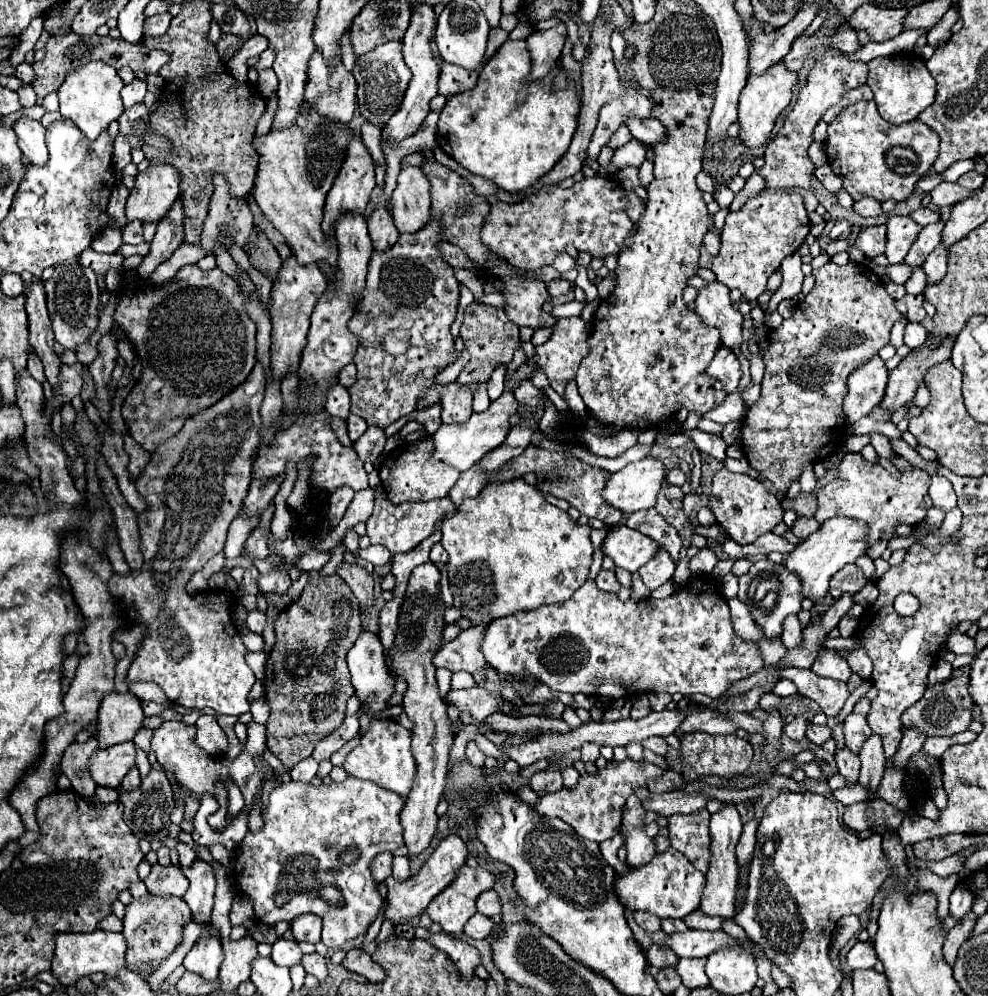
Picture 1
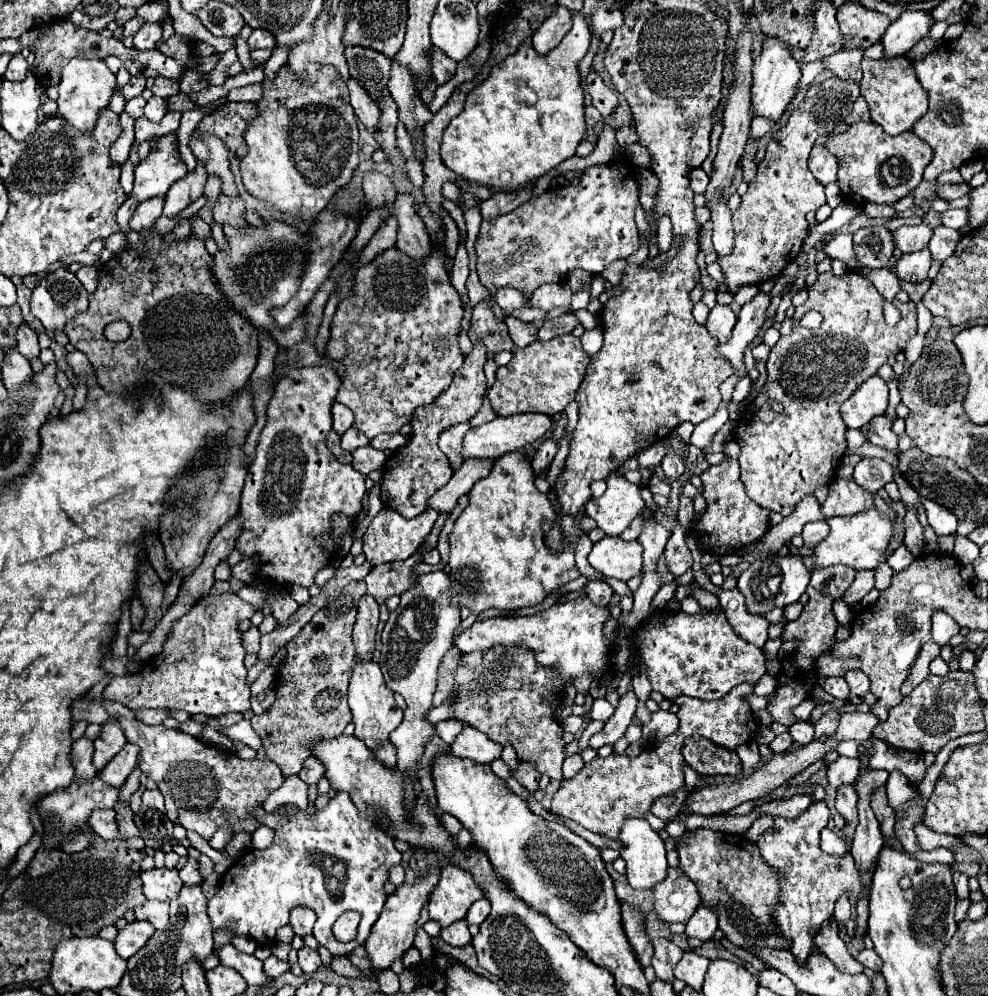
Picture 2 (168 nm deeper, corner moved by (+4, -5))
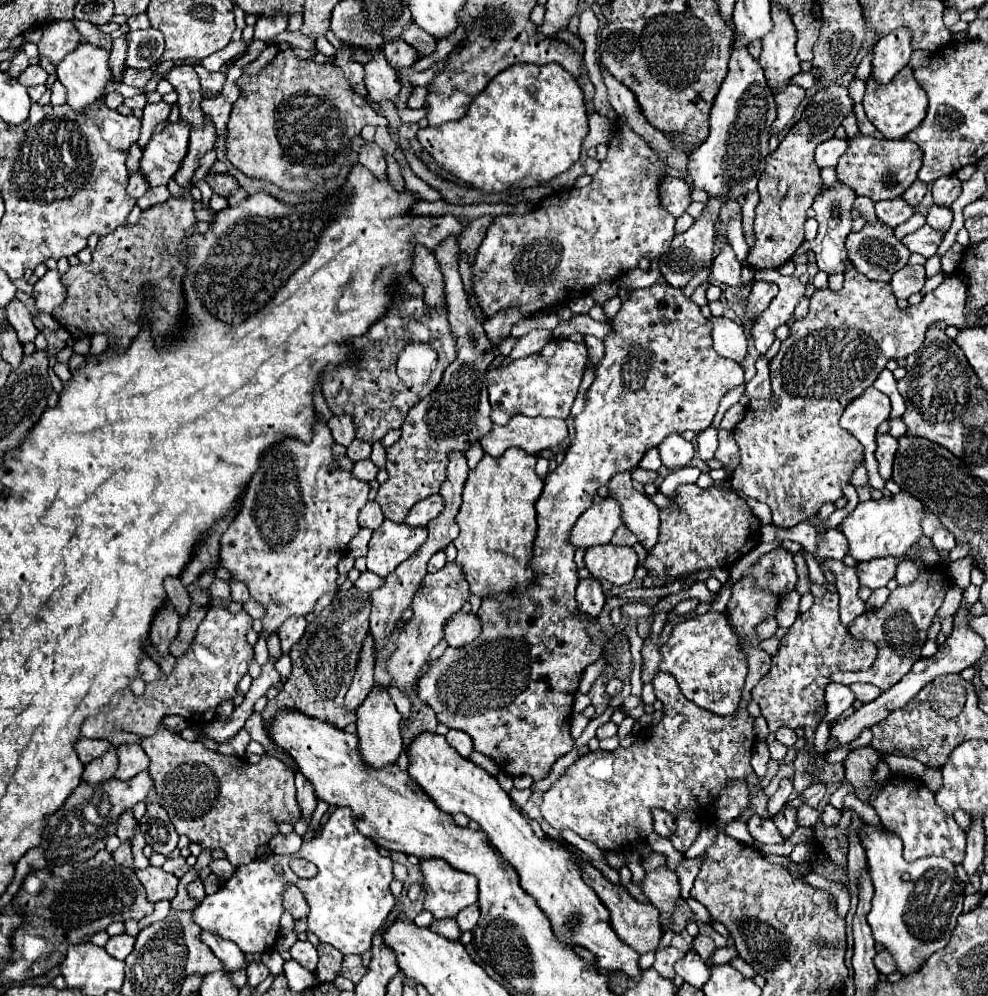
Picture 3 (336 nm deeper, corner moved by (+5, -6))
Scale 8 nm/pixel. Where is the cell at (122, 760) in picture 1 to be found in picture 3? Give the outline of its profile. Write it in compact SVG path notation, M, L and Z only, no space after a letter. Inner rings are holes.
M139 744L119 746L117 756L119 756L119 766L117 766L117 772L115 772L117 780L129 780L135 774L147 770L147 766L149 766L149 758Z

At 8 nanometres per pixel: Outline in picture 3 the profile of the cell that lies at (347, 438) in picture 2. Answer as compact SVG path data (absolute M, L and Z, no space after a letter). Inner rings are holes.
M353 440L349 446L347 446L347 456L357 462L357 460L363 460L363 458L369 458L371 454L371 444L365 442L365 440Z

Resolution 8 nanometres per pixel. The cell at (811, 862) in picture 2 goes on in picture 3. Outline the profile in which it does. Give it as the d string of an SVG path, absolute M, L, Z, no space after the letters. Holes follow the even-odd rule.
M753 814L749 818L747 826L749 826L751 836L761 844L781 844L781 842L785 842L783 834L779 832L779 828L775 826L775 822L771 818L761 818L761 816Z

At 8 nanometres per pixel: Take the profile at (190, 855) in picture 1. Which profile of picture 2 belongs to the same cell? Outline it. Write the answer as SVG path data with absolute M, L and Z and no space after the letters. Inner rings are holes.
M188 859L188 863L180 869L180 879L186 887L192 887L192 885L200 885L202 883L202 877L198 873L198 861L194 859Z

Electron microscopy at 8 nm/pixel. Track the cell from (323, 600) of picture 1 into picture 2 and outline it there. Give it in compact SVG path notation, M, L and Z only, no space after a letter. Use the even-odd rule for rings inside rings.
M352 581L348 587L338 589L326 605L312 617L312 621L286 645L286 661L278 667L276 673L276 701L268 711L262 715L254 715L252 729L260 735L262 745L266 749L266 755L276 761L276 765L282 769L282 773L296 775L302 769L304 759L308 759L310 749L308 745L314 739L332 739L338 737L344 727L352 721L352 713L348 707L348 681L354 667L354 643L352 643L352 627L356 619L356 607L358 601L366 595L366 583L364 581Z

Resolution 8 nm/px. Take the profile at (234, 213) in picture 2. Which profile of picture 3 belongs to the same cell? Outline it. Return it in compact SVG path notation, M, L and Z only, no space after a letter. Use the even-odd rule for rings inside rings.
M209 174L209 176L205 176L205 180L213 188L213 192L223 198L229 198L231 194L235 194L239 190L237 180L229 174Z

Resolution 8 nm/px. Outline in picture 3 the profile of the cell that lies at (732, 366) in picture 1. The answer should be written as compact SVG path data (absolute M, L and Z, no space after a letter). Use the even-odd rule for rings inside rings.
M755 282L753 284L753 288L749 292L749 298L747 298L747 304L745 304L745 316L743 316L745 336L751 336L755 320L761 316L761 312L777 296L777 290L779 290L777 284L771 284L771 282Z

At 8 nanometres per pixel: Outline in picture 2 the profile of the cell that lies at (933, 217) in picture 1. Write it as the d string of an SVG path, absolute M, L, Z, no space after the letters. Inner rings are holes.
M948 209L946 213L942 213L942 219L940 219L944 225L948 227L954 227L954 229L962 229L966 223L968 223L968 209Z

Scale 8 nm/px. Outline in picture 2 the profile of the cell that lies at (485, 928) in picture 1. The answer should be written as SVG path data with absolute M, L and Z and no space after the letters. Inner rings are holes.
M460 919L460 921L452 923L450 927L444 927L444 929L440 931L440 939L442 939L444 943L448 943L448 945L462 947L462 945L468 945L468 943L470 943L472 935L470 935L470 931L468 931L468 923L466 923L464 919Z

